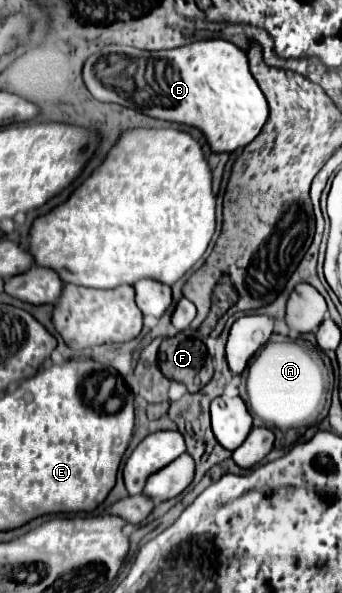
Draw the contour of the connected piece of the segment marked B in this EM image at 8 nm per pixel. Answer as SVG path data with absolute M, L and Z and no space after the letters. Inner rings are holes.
M203 40L159 52L111 44L89 60L83 80L99 102L121 104L153 118L199 128L213 152L243 148L267 122L267 100L249 72L247 54L231 42Z

